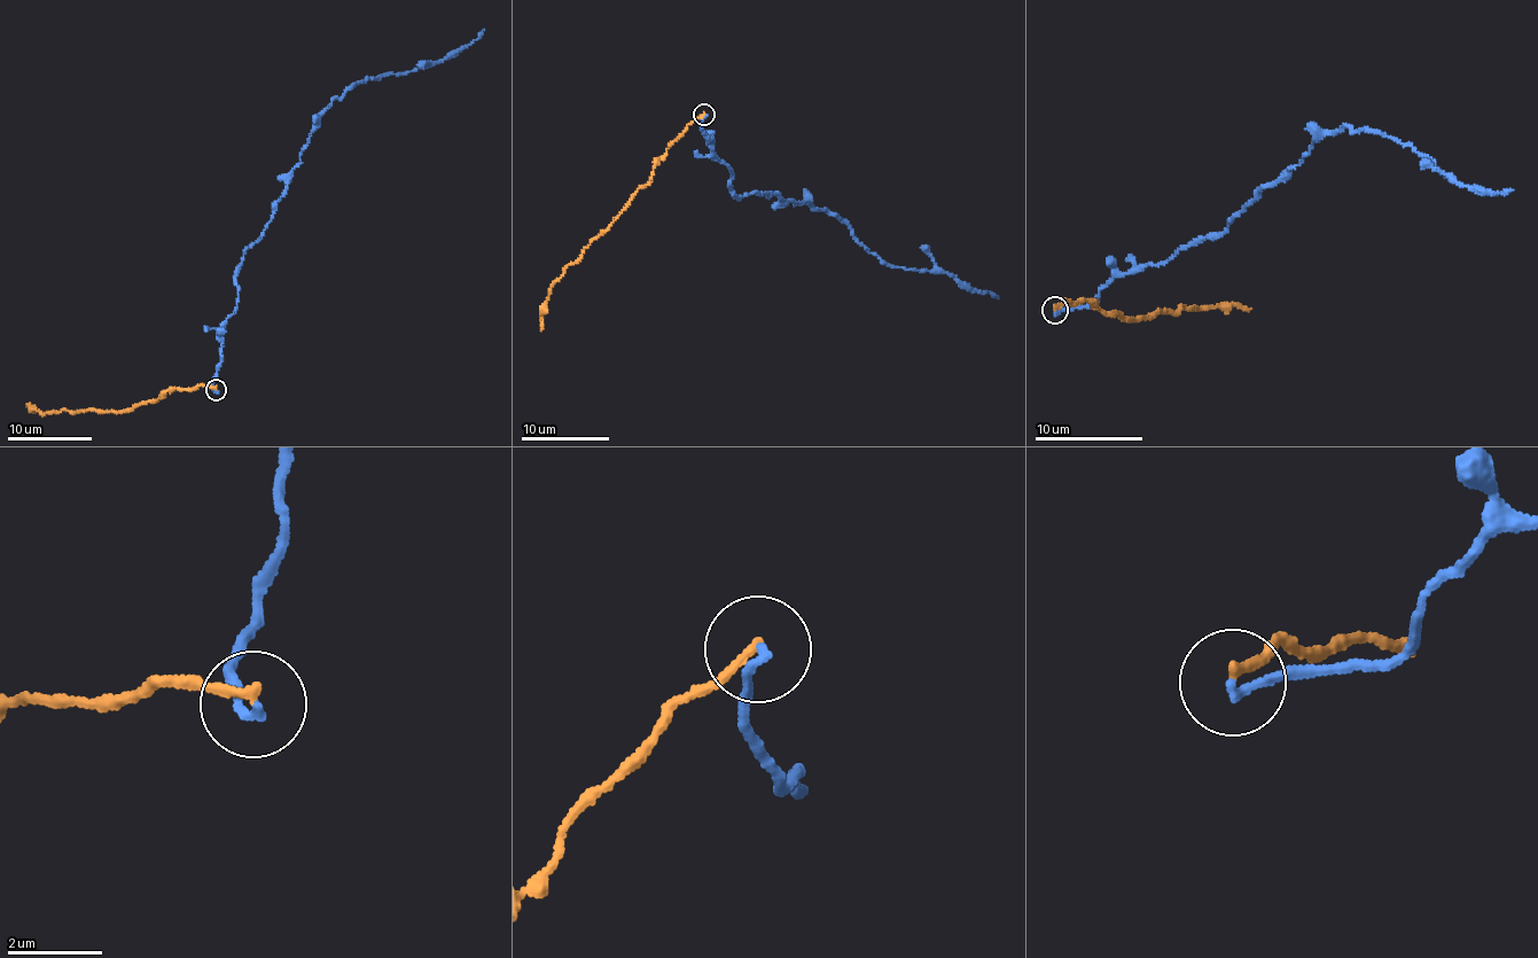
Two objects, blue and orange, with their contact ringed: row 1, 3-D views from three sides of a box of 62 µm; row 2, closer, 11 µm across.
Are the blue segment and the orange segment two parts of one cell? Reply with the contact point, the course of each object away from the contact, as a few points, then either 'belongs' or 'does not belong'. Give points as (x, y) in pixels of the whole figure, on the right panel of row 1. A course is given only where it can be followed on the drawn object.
place (1055, 310); course blue (1054, 310), (1090, 306), (1115, 275), (1216, 235), (1312, 141), (1347, 127), (1384, 133), (1460, 187), (1513, 189); course orange (1054, 310), (1064, 300), (1088, 300), (1114, 314), (1113, 311), (1131, 319), (1147, 318), (1158, 309), (1251, 309); does not belong

